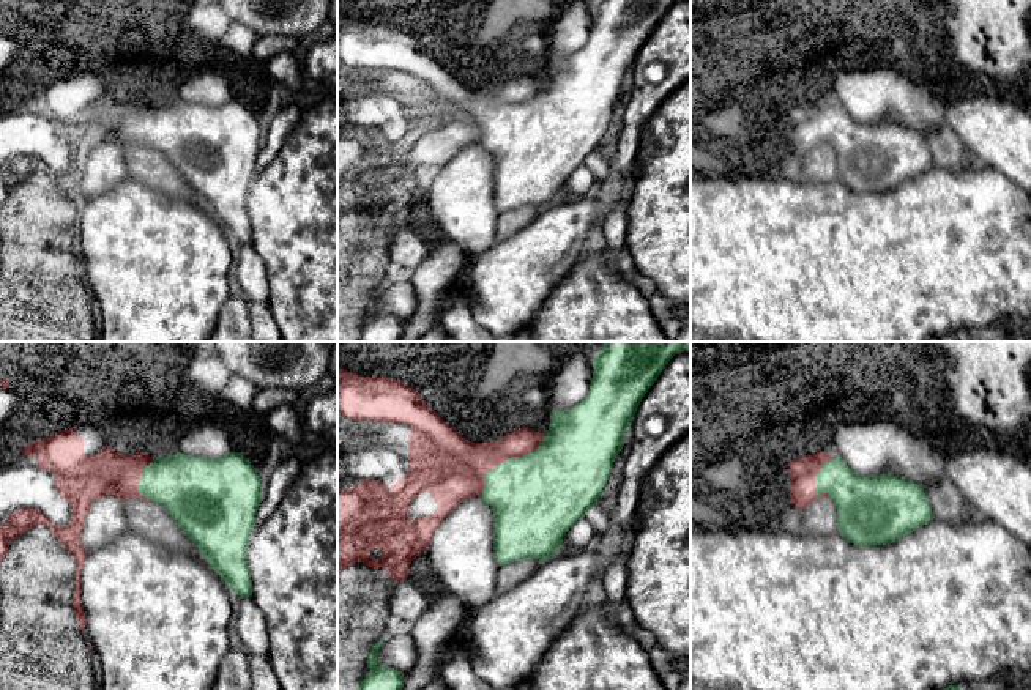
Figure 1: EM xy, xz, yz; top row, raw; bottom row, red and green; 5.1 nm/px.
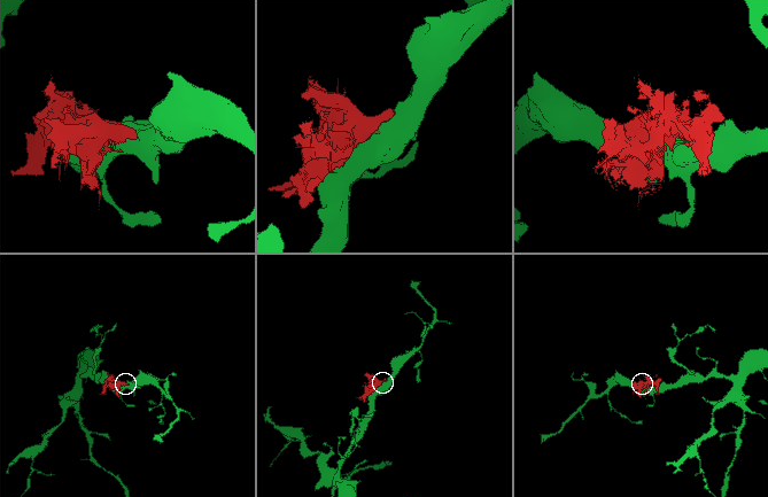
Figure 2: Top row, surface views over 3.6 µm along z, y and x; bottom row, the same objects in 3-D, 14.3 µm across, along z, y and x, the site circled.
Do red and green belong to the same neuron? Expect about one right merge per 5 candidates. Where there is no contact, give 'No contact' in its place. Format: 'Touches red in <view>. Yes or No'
Touches red in xz. No

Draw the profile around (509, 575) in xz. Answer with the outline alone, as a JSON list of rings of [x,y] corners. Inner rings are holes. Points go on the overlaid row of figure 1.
[[[520,559],[500,566],[497,572],[497,595],[525,581],[539,562],[539,559]]]

